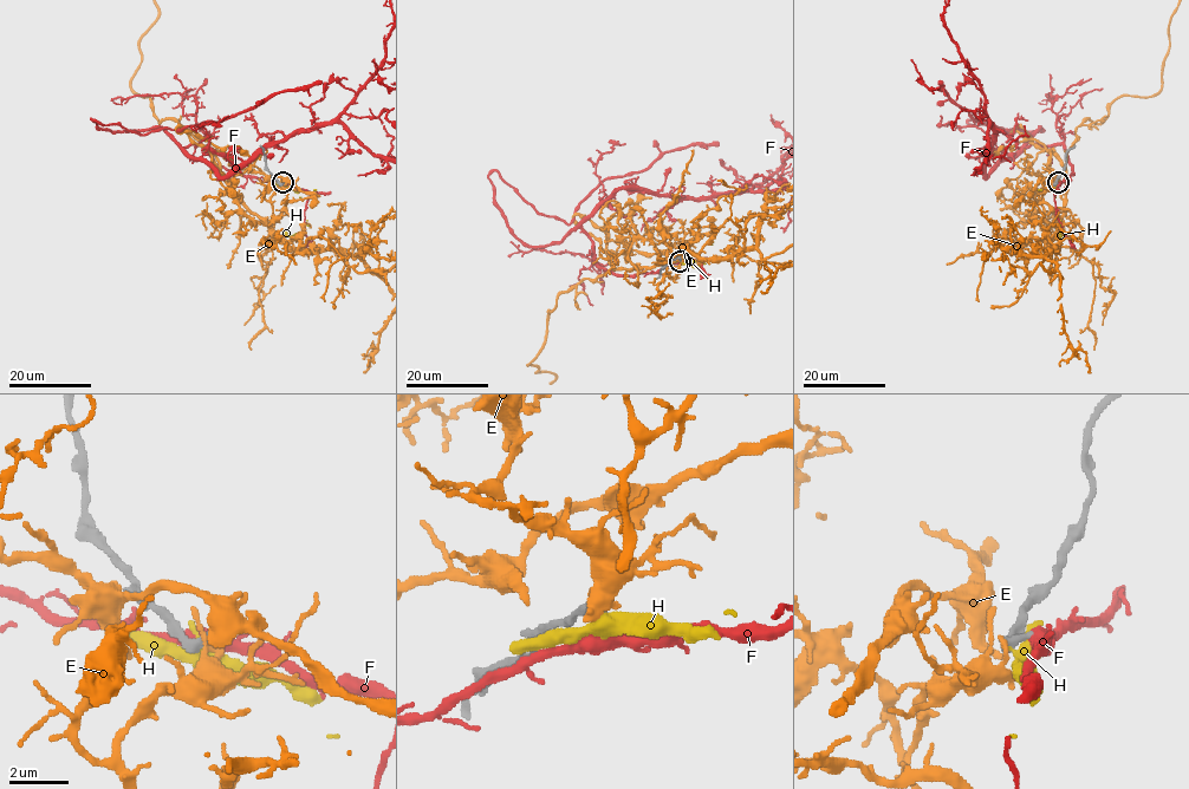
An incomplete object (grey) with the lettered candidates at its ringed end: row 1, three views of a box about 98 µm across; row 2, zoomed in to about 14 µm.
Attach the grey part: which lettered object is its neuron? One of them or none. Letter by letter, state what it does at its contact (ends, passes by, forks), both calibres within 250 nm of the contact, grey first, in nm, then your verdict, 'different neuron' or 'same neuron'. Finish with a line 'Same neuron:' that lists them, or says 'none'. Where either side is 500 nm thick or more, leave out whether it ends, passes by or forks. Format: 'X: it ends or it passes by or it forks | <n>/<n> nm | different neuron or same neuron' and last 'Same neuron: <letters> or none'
E: it ends | 440/180 nm | different neuron
F: 340/600 nm | different neuron
H: it passes by | 440/480 nm | different neuron
Same neuron: none

